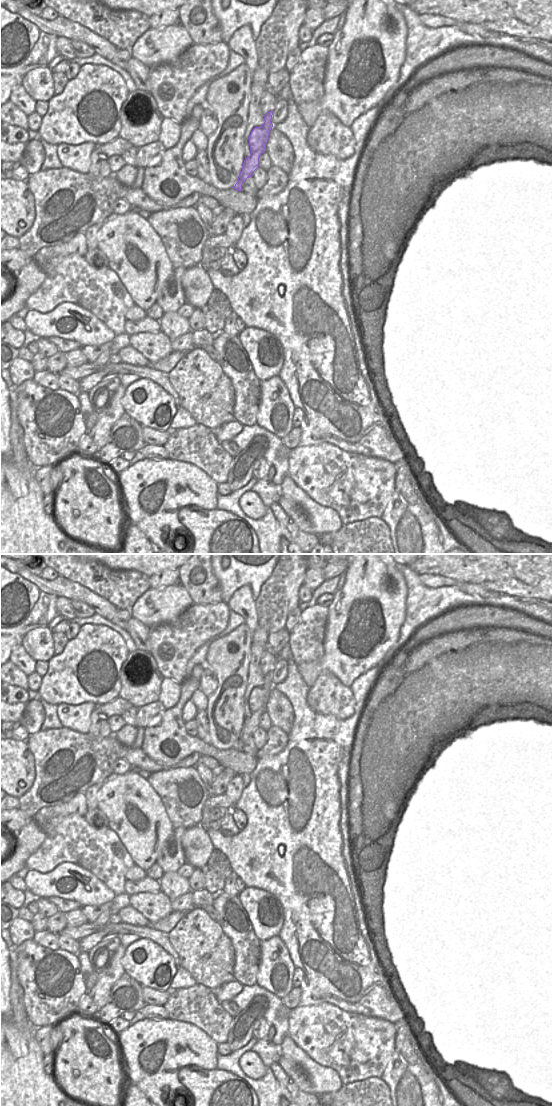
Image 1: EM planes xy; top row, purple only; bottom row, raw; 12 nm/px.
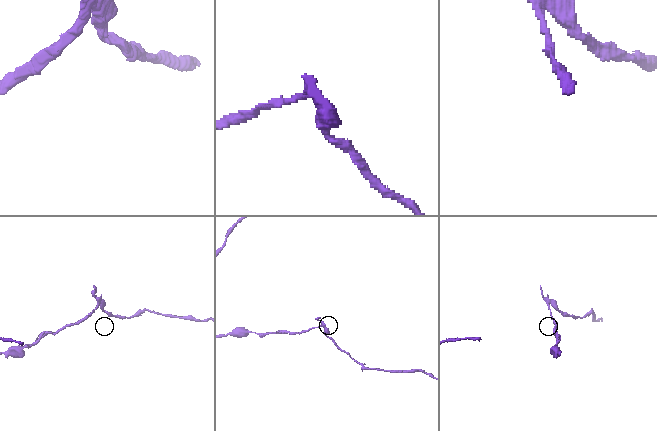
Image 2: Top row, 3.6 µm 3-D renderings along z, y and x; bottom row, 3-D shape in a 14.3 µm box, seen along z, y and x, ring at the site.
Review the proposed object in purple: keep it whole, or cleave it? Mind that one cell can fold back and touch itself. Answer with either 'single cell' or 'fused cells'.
fused cells

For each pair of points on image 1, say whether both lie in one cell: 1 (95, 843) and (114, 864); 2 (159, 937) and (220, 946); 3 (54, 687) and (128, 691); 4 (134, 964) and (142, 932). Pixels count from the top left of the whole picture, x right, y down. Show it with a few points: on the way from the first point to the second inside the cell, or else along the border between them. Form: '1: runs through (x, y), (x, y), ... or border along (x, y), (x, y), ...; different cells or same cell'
1: runs through (100, 848), (109, 859); same cell
2: border along (166, 934), (179, 959); different cells
3: border along (120, 667), (120, 691), (118, 696); different cells
4: border along (139, 937), (151, 939), (162, 948); different cells

